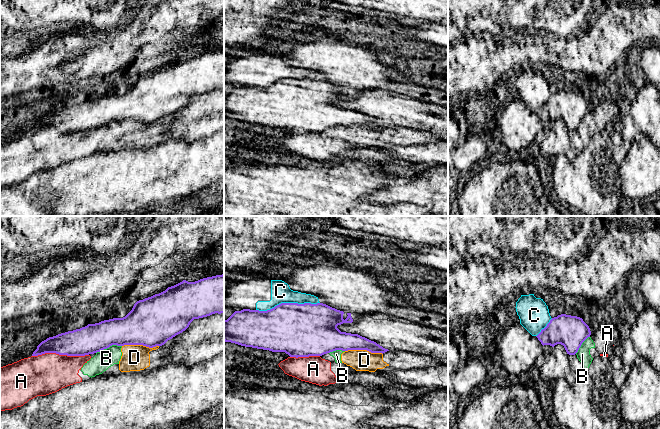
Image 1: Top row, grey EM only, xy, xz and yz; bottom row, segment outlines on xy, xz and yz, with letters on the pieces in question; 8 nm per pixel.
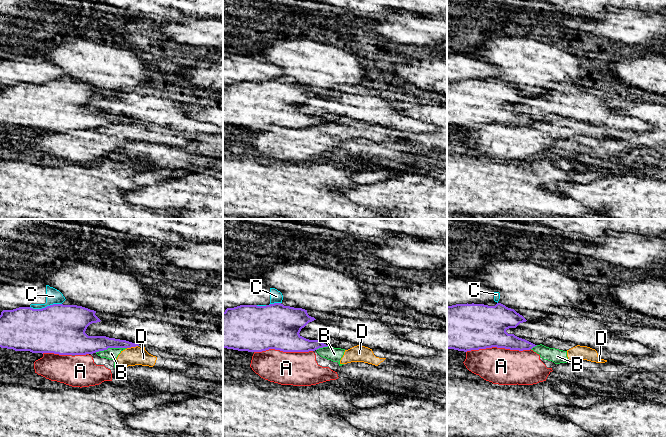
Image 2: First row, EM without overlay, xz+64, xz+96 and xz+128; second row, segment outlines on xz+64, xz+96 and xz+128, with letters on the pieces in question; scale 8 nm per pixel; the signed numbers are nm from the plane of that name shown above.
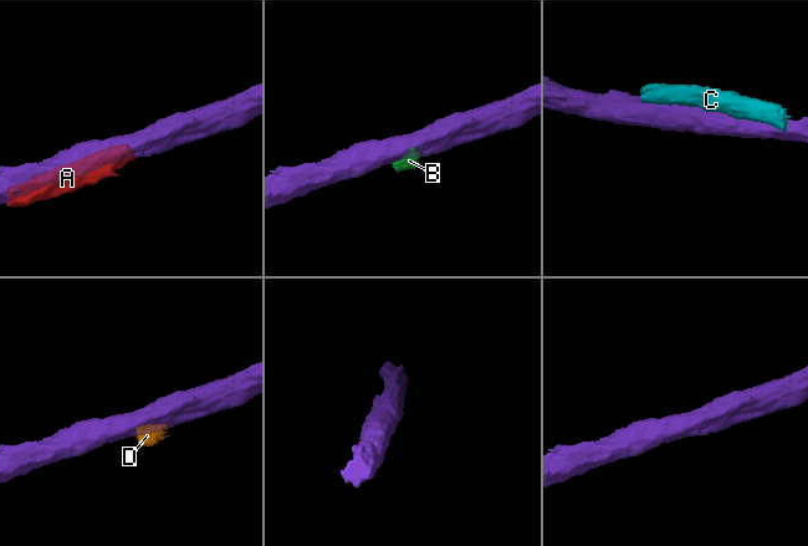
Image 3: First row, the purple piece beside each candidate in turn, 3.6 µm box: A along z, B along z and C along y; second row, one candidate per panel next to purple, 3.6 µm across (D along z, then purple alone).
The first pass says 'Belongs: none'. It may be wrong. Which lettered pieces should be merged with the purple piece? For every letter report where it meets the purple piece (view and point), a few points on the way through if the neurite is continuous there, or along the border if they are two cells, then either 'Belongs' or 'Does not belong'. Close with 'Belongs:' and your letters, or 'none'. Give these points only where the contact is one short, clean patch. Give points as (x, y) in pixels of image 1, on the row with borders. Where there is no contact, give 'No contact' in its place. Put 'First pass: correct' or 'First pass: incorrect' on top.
First pass: correct
A: Touches purple at xy (60, 354). Does not belong
B: Touches purple at xy (108, 347). Does not belong
C: Touches purple at xz (287, 303). Does not belong
D: Touches purple at xz (364, 349). Boundary: xz (345, 350), (368, 350), (382, 354). Does not belong
Belongs: none

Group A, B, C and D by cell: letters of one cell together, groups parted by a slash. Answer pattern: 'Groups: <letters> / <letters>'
Groups: A B D / C

